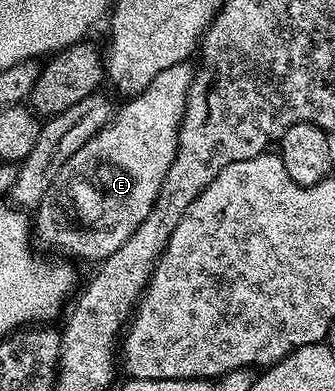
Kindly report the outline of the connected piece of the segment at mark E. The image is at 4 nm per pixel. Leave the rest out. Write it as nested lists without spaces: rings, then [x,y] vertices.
[[[189,62],[171,65],[164,73],[156,73],[152,81],[148,81],[148,89],[139,95],[127,98],[123,107],[117,108],[113,119],[104,129],[100,129],[68,161],[62,163],[60,173],[56,173],[56,181],[48,185],[48,193],[40,201],[33,216],[32,223],[36,228],[36,243],[46,251],[59,251],[59,256],[70,261],[83,259],[86,263],[97,265],[102,260],[112,257],[136,229],[140,229],[140,221],[148,217],[156,197],[160,193],[160,185],[176,157],[178,148],[178,130],[184,117],[188,89],[192,85],[195,68]]]

